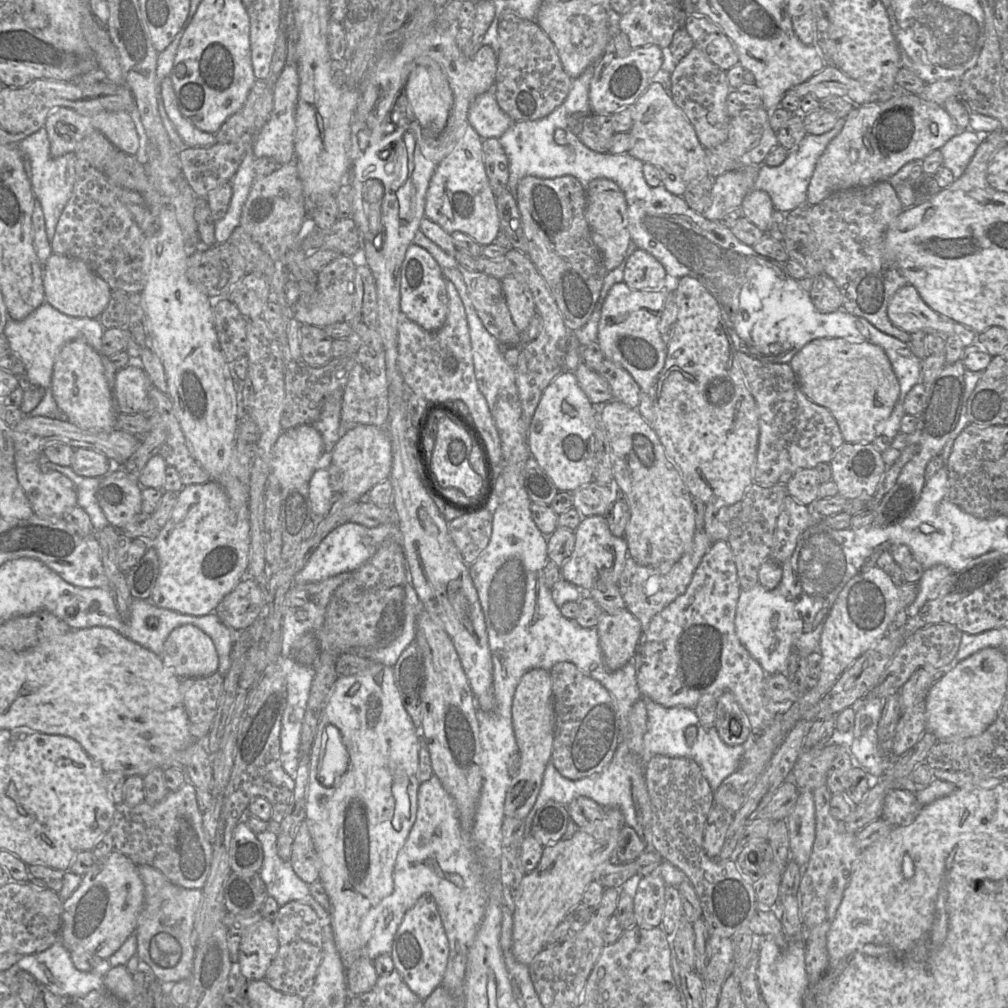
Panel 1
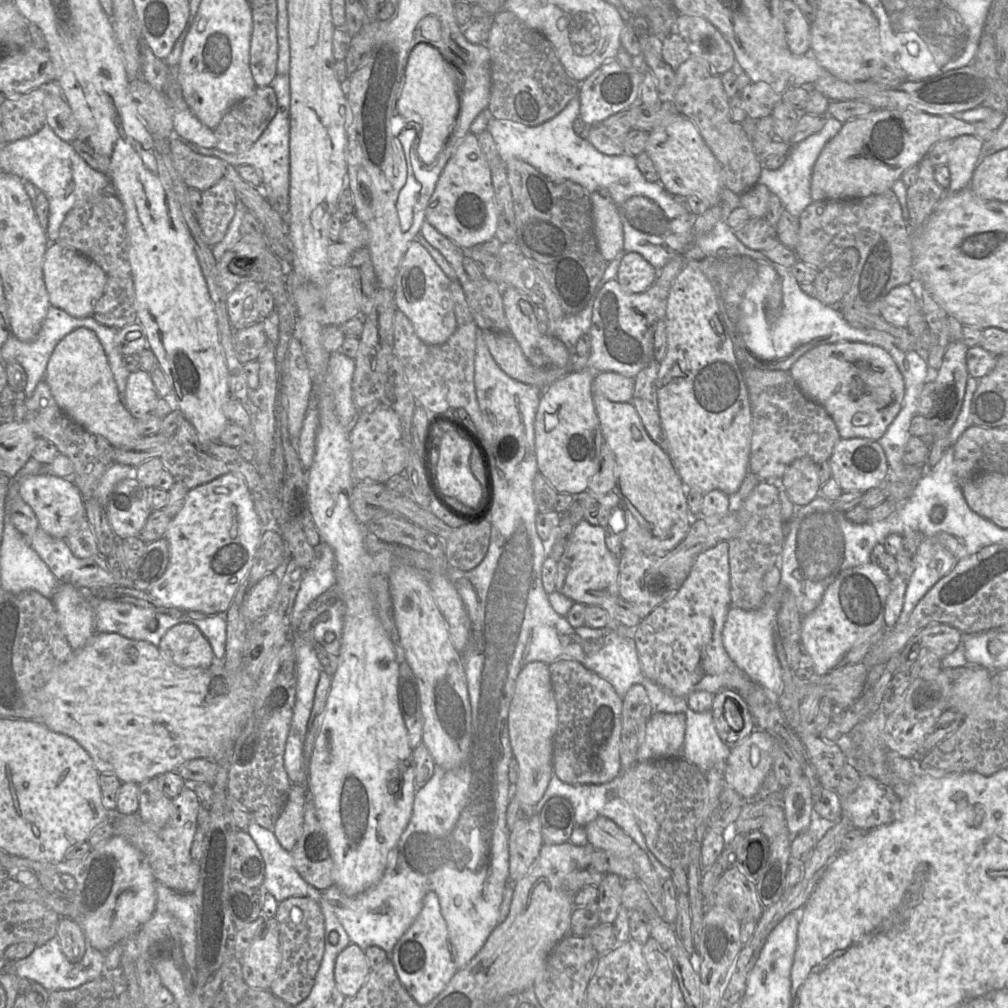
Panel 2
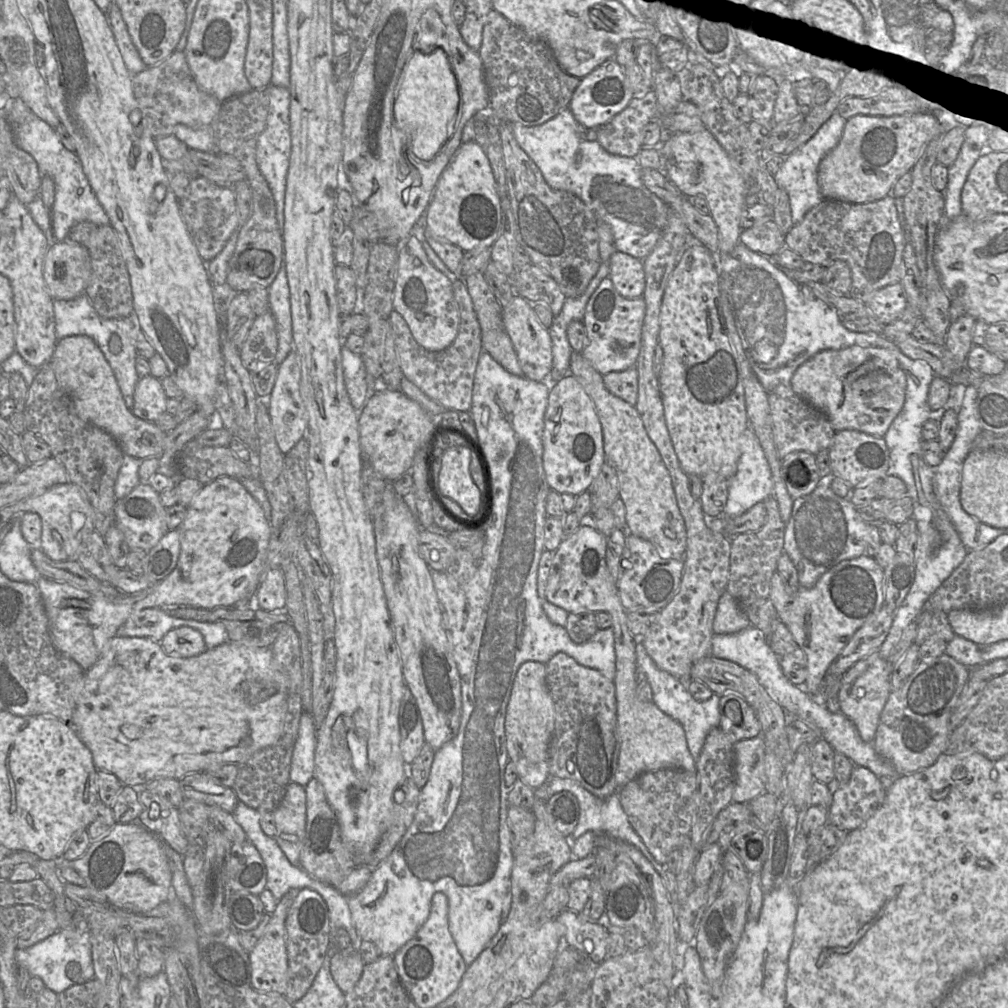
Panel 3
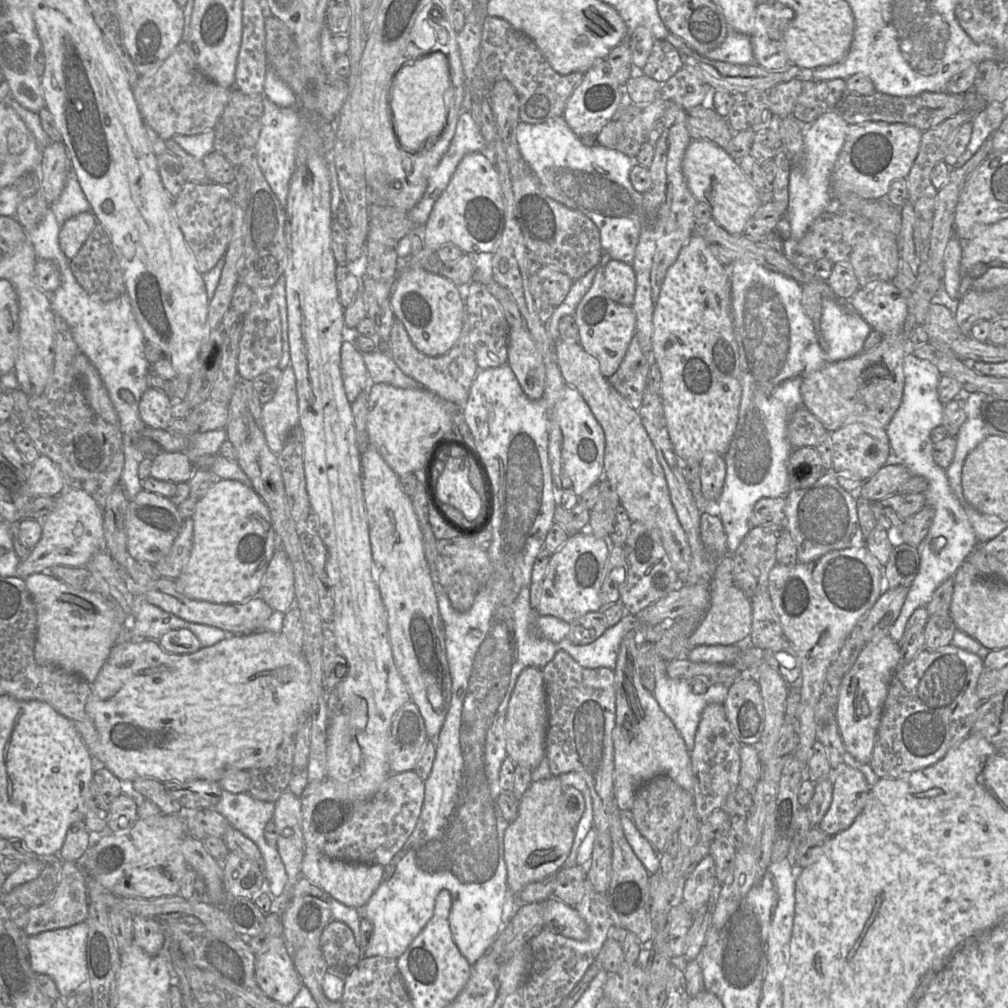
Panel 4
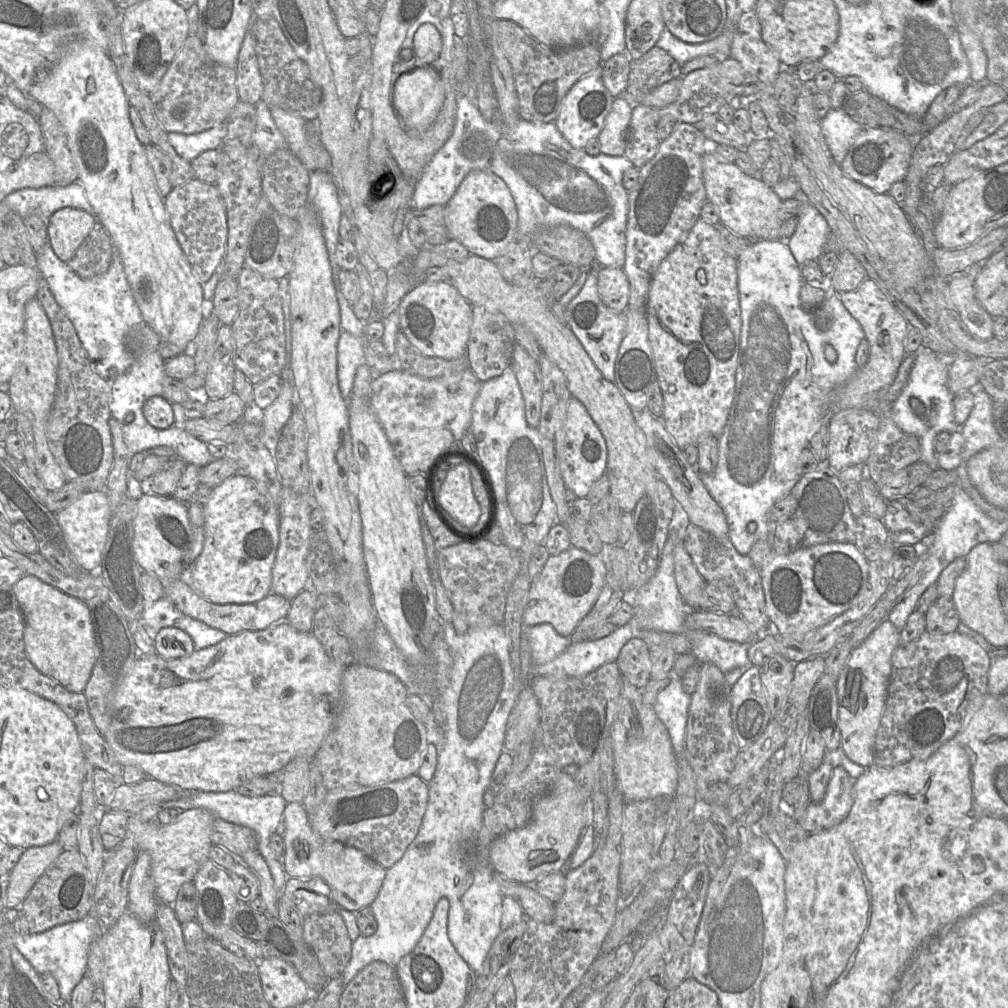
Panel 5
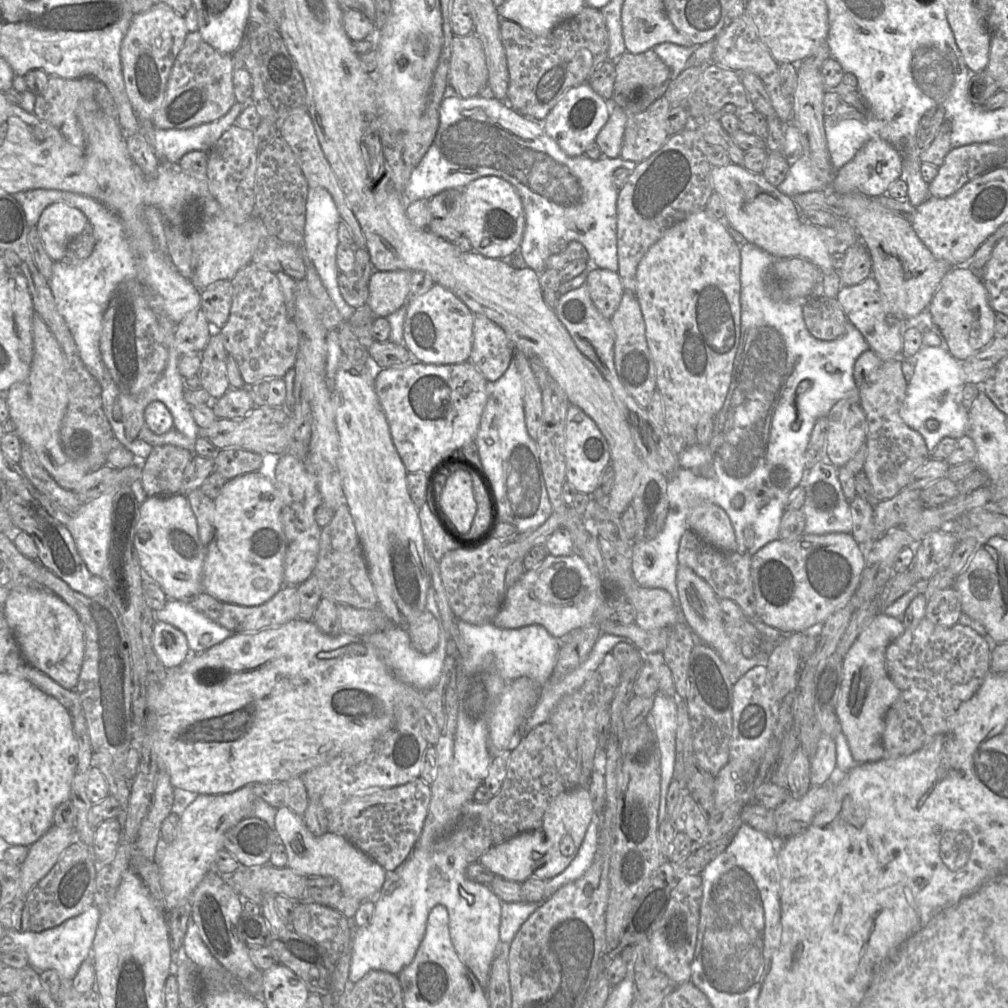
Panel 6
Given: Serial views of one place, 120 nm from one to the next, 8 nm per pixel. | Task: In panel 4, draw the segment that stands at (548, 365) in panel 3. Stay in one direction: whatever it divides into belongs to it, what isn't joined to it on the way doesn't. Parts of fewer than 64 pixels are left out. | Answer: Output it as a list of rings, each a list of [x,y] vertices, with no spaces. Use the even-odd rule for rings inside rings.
[[[525,326],[510,327],[507,364],[530,400],[543,397],[545,366],[537,345]]]

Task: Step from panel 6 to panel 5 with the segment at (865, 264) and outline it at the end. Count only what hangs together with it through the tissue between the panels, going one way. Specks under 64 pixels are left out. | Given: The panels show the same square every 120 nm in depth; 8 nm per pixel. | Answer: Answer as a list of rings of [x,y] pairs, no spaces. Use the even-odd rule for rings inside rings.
[[[842,250],[826,287],[837,294],[849,292],[857,289],[866,277],[866,271],[860,262],[849,251]]]

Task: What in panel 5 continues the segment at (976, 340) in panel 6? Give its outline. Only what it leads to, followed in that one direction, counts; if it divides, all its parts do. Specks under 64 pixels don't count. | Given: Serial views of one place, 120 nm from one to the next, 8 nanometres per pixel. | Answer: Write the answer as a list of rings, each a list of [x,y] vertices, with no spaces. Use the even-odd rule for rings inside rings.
[[[964,272],[955,273],[948,278],[951,300],[969,333],[979,340],[994,337],[994,318],[977,301],[974,281]]]

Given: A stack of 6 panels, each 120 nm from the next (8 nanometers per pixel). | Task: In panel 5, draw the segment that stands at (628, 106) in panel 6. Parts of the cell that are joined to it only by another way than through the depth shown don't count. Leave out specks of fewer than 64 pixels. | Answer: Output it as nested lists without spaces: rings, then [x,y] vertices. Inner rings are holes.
[[[654,46],[640,58],[630,61],[628,83],[621,97],[630,104],[641,104],[652,90],[680,76],[681,65],[668,52]]]

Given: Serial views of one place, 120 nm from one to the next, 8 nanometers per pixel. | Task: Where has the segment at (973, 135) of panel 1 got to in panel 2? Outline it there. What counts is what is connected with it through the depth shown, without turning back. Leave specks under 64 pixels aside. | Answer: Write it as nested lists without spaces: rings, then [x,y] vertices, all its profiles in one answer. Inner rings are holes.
[[[962,135],[953,140],[947,163],[950,172],[948,193],[960,192],[970,185],[982,150],[983,141],[973,135]]]

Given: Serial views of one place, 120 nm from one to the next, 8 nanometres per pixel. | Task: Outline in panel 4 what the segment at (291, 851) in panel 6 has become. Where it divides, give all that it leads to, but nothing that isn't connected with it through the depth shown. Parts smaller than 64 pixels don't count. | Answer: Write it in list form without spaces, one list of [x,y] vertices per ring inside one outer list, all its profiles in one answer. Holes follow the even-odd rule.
[[[305,851],[302,861],[302,875],[324,890],[330,897],[342,904],[362,909],[375,893],[383,879],[385,868],[376,864],[350,863],[332,859],[321,853]]]

